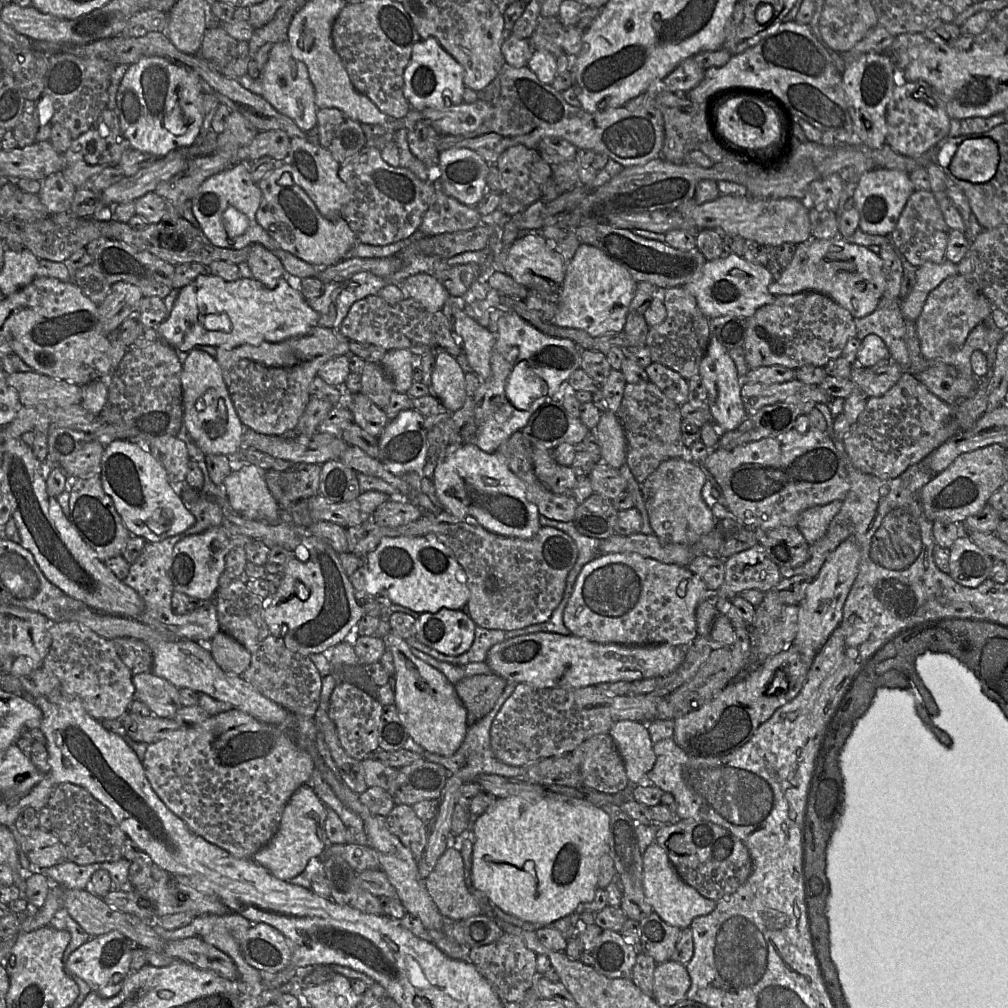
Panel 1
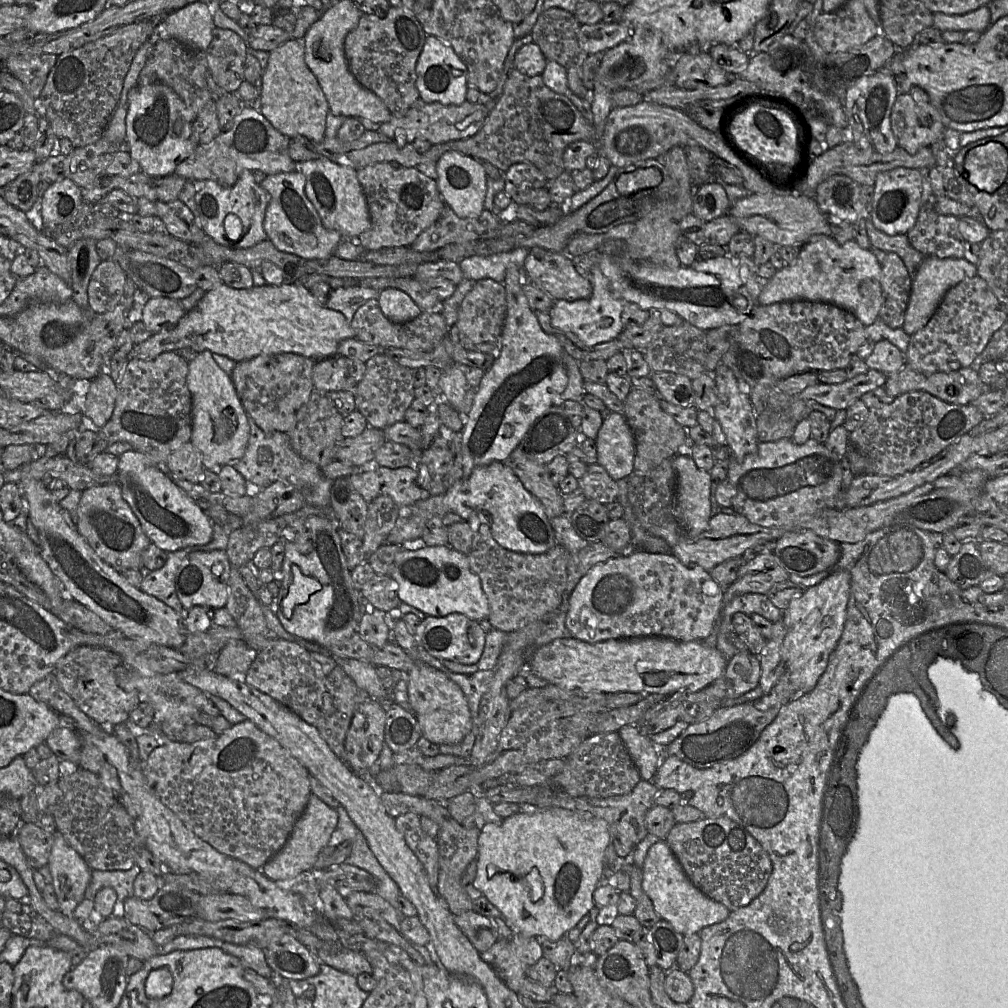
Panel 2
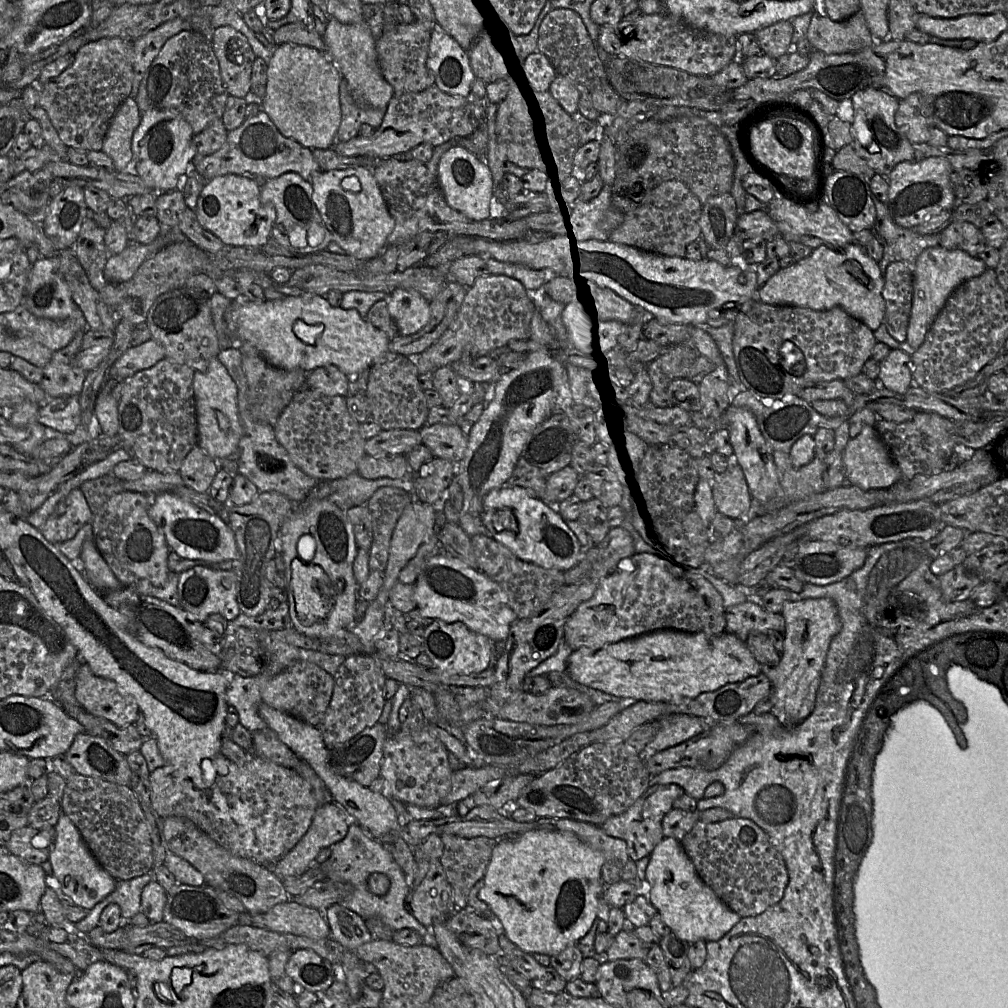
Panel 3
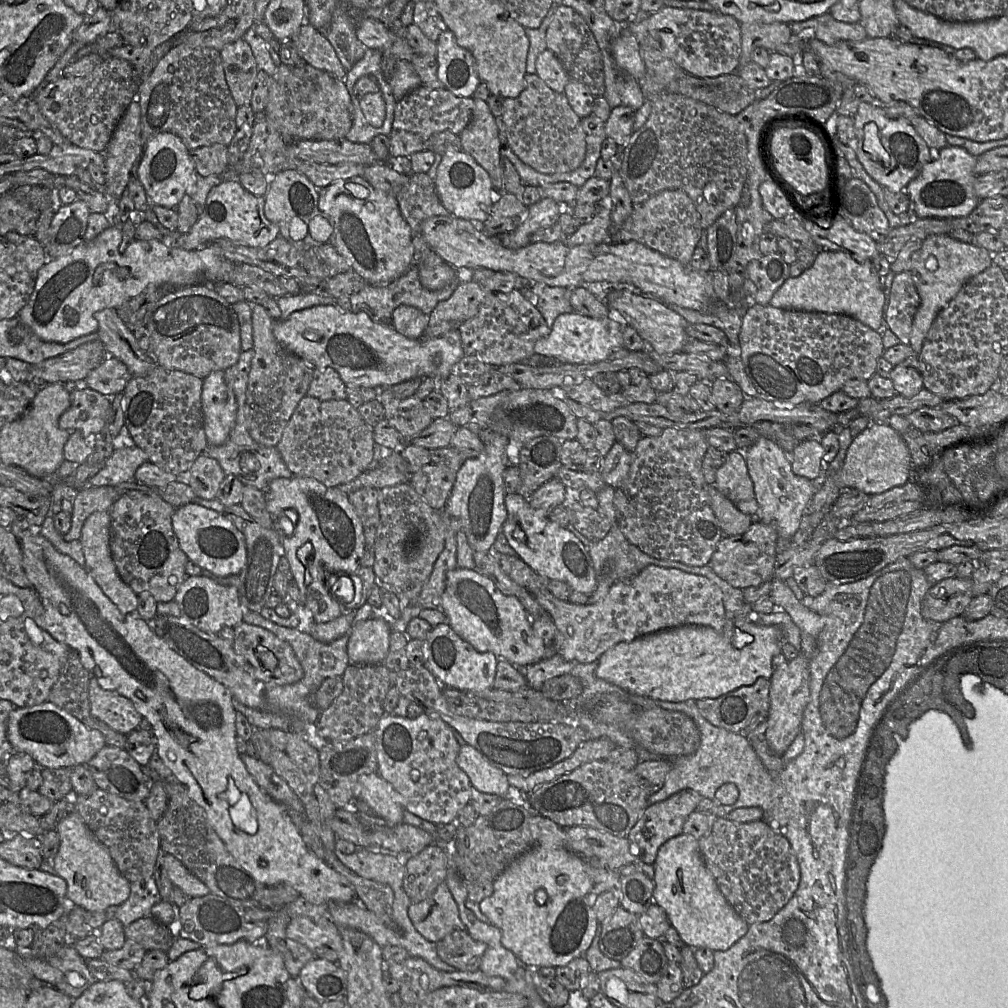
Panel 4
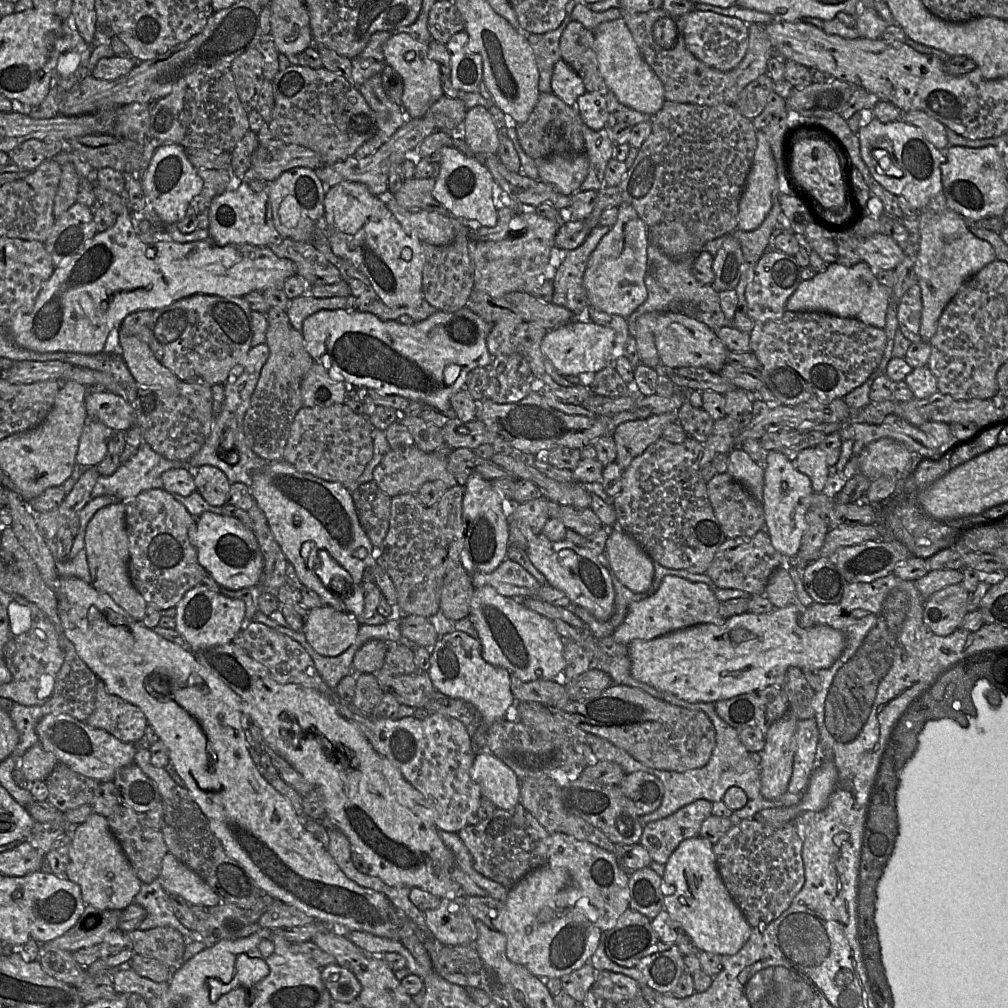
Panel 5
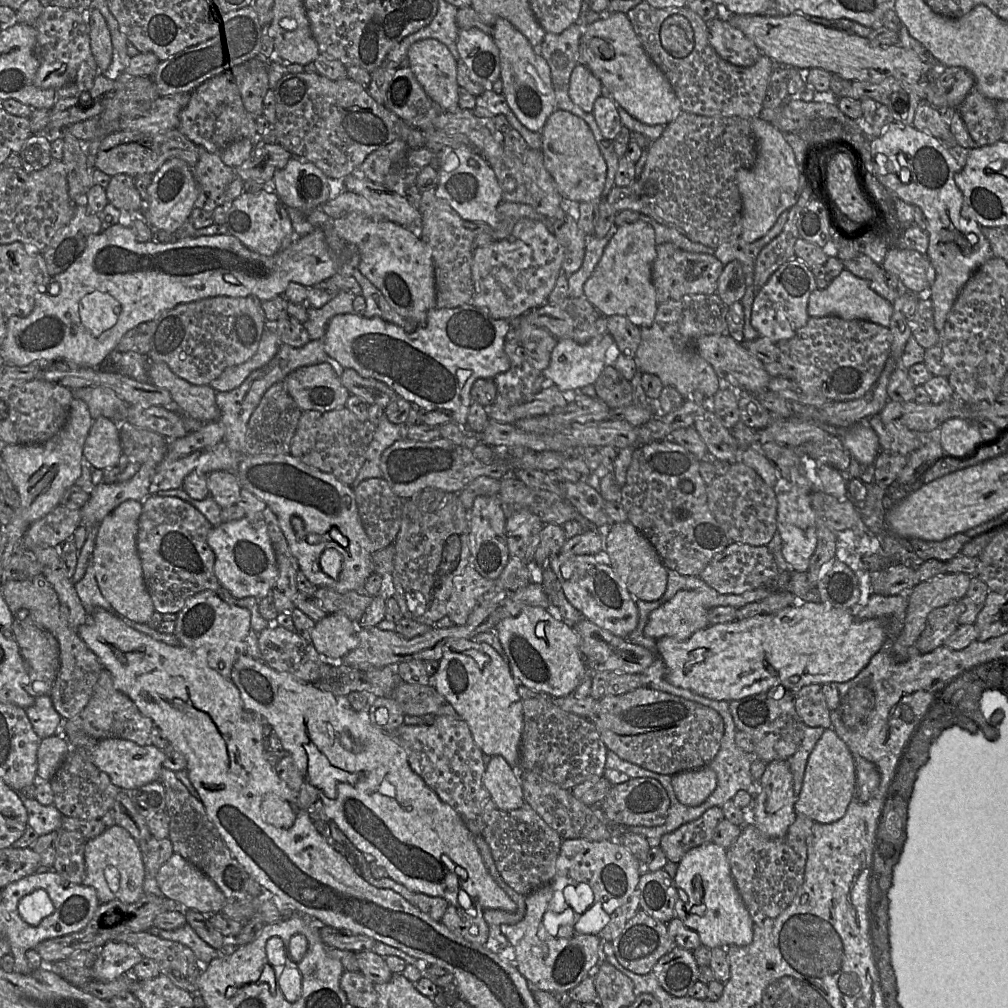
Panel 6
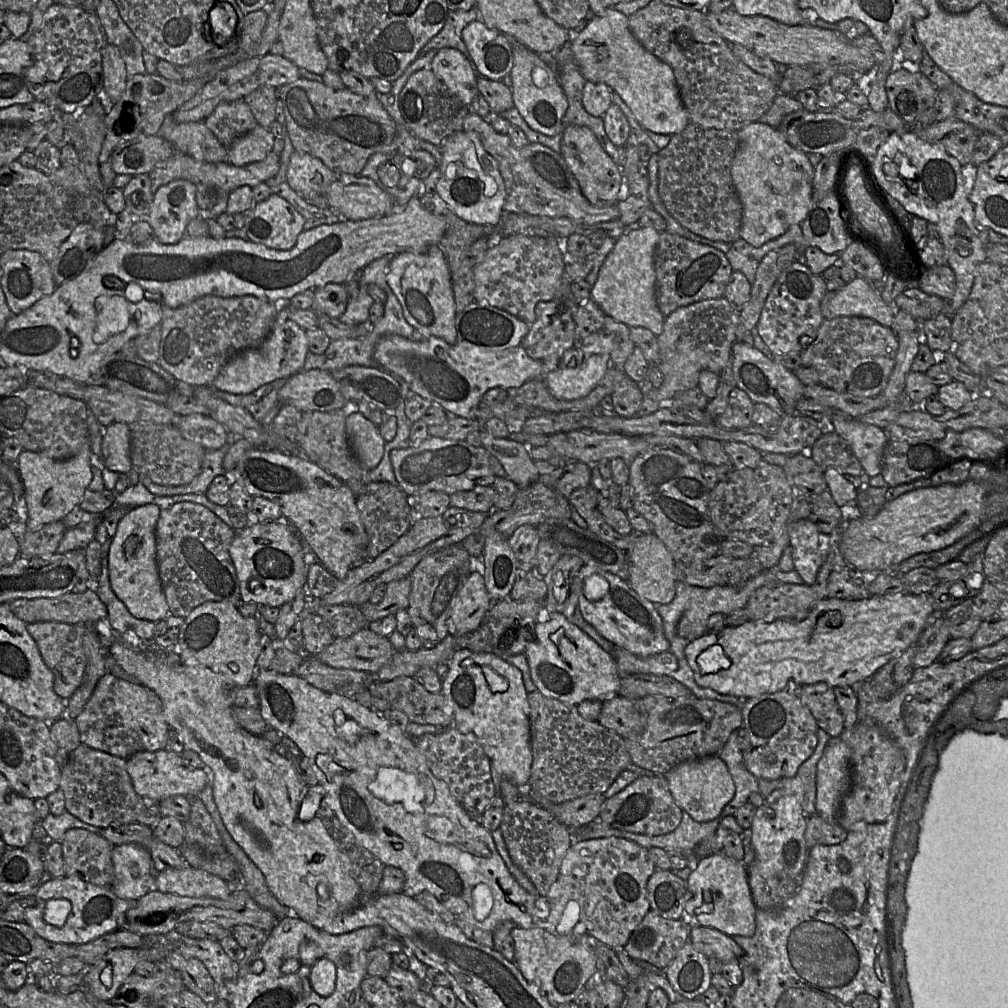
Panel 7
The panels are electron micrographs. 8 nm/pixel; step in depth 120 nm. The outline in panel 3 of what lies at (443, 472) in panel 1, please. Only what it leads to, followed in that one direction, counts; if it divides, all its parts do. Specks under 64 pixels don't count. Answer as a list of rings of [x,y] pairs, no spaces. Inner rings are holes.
[[[507,486],[490,491],[483,498],[483,512],[487,510],[511,510],[518,529],[488,532],[488,536],[508,548],[518,558],[544,568],[567,571],[576,566],[582,558],[581,544],[555,506],[541,500],[520,486]]]

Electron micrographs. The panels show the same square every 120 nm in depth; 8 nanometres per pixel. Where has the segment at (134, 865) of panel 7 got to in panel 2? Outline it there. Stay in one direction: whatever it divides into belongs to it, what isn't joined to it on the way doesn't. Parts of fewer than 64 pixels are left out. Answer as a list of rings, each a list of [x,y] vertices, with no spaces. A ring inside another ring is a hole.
[[[57,830],[48,866],[53,877],[52,884],[59,911],[67,916],[73,916],[76,907],[85,897],[92,870]]]

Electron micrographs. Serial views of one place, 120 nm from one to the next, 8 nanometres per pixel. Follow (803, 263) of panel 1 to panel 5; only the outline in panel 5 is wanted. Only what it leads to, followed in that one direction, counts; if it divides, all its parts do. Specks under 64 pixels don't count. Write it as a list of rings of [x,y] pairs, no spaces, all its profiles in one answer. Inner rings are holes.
[[[864,262],[852,266],[842,263],[829,264],[824,272],[817,273],[810,280],[801,281],[788,299],[786,309],[797,313],[820,312],[854,318],[866,325],[885,330],[889,291],[880,284],[875,274],[876,272]]]

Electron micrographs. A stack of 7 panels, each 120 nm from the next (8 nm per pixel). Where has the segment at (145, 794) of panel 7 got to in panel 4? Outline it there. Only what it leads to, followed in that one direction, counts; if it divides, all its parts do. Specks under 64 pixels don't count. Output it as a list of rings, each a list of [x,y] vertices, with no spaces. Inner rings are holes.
[[[49,700],[29,707],[16,707],[7,722],[7,738],[12,751],[26,752],[42,768],[86,765],[107,745],[101,732],[91,729]]]

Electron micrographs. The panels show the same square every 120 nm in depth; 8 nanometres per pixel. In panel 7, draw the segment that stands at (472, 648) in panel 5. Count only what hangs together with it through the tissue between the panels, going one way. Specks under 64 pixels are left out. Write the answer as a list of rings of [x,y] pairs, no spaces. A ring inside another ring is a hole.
[[[465,648],[456,649],[447,665],[448,673],[442,679],[441,692],[453,709],[454,726],[462,733],[474,734],[497,773],[526,790],[533,753],[528,692],[522,672],[495,654]]]

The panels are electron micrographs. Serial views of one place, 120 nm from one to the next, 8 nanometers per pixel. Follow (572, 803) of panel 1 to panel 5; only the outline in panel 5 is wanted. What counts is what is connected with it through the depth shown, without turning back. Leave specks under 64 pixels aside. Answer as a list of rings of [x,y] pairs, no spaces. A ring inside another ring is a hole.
[[[548,864],[541,866],[508,890],[507,900],[498,916],[492,920],[495,930],[506,936],[506,955],[514,963],[524,966],[540,979],[561,978],[589,963],[596,951],[601,930],[588,920],[584,905],[586,899],[577,892],[577,885],[567,883],[563,870],[553,870]]]

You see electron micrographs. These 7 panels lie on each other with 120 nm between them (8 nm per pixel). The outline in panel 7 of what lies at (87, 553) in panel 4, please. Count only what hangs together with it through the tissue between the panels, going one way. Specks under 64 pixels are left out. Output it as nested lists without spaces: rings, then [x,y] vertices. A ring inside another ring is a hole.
[[[154,504],[129,509],[118,522],[108,552],[112,590],[134,617],[153,622],[165,620],[171,615],[157,565],[156,525],[160,511]]]

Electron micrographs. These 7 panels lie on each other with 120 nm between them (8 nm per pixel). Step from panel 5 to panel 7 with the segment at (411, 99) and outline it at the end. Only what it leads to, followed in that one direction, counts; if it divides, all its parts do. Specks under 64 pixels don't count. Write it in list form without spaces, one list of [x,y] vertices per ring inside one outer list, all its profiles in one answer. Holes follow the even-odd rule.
[[[441,48],[433,57],[430,68],[464,104],[469,105],[479,95],[475,65],[471,58],[468,59],[459,50]]]

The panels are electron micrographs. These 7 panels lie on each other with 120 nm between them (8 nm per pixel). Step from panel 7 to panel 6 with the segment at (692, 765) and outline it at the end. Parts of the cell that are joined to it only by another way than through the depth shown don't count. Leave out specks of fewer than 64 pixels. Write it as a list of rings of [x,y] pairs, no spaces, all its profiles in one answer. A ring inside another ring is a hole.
[[[709,767],[687,770],[672,776],[672,785],[678,800],[690,807],[701,805],[717,786],[716,773]]]

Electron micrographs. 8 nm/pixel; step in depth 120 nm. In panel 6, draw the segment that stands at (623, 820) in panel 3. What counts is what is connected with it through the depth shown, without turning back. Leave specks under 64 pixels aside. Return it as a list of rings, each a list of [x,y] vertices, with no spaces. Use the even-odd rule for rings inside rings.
[[[711,807],[698,819],[663,835],[659,847],[669,862],[678,863],[689,850],[711,843],[714,830],[723,819],[721,807]]]

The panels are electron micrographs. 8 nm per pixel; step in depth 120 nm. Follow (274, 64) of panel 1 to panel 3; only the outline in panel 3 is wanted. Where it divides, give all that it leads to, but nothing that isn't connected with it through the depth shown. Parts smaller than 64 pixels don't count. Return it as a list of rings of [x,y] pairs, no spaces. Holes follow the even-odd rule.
[[[280,44],[267,64],[267,90],[262,99],[261,110],[265,111],[278,130],[288,138],[309,149],[326,150],[335,144],[341,122],[340,85],[341,74],[325,52],[295,44]]]

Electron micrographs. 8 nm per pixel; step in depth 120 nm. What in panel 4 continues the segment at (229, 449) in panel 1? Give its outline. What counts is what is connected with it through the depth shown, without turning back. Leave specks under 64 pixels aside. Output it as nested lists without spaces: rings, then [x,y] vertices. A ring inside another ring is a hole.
[[[214,371],[202,383],[203,426],[208,446],[220,446],[228,439],[235,424],[237,404],[231,390],[225,383],[223,371]]]

